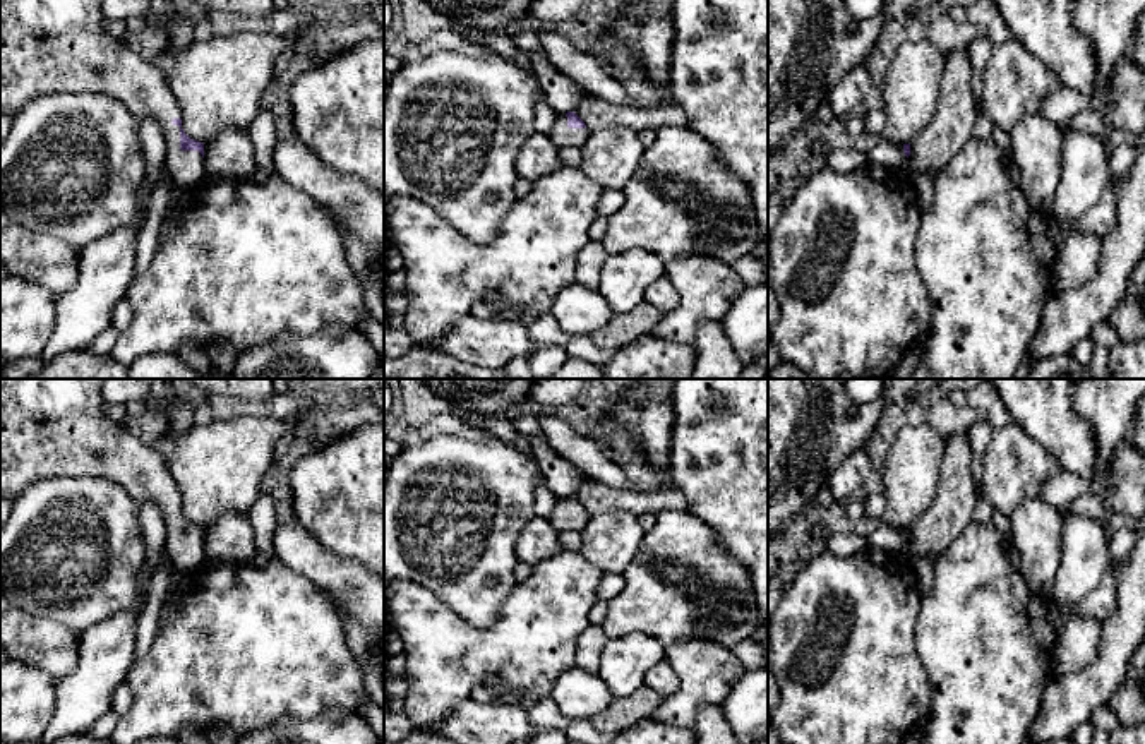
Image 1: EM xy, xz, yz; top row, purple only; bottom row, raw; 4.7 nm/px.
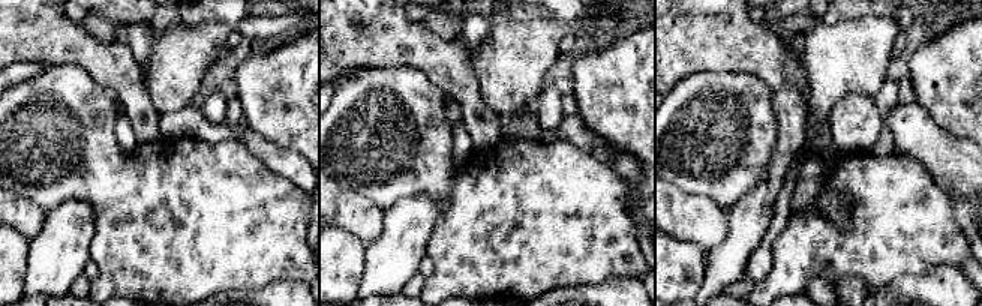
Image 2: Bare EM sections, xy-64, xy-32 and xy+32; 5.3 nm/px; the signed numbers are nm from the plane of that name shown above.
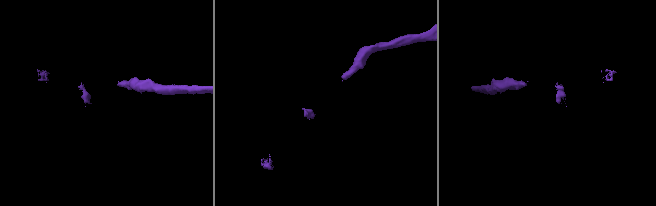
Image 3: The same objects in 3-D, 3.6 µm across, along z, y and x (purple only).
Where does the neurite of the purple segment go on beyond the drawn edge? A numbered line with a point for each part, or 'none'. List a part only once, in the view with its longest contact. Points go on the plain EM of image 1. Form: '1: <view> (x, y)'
1: xy (48, 427)

